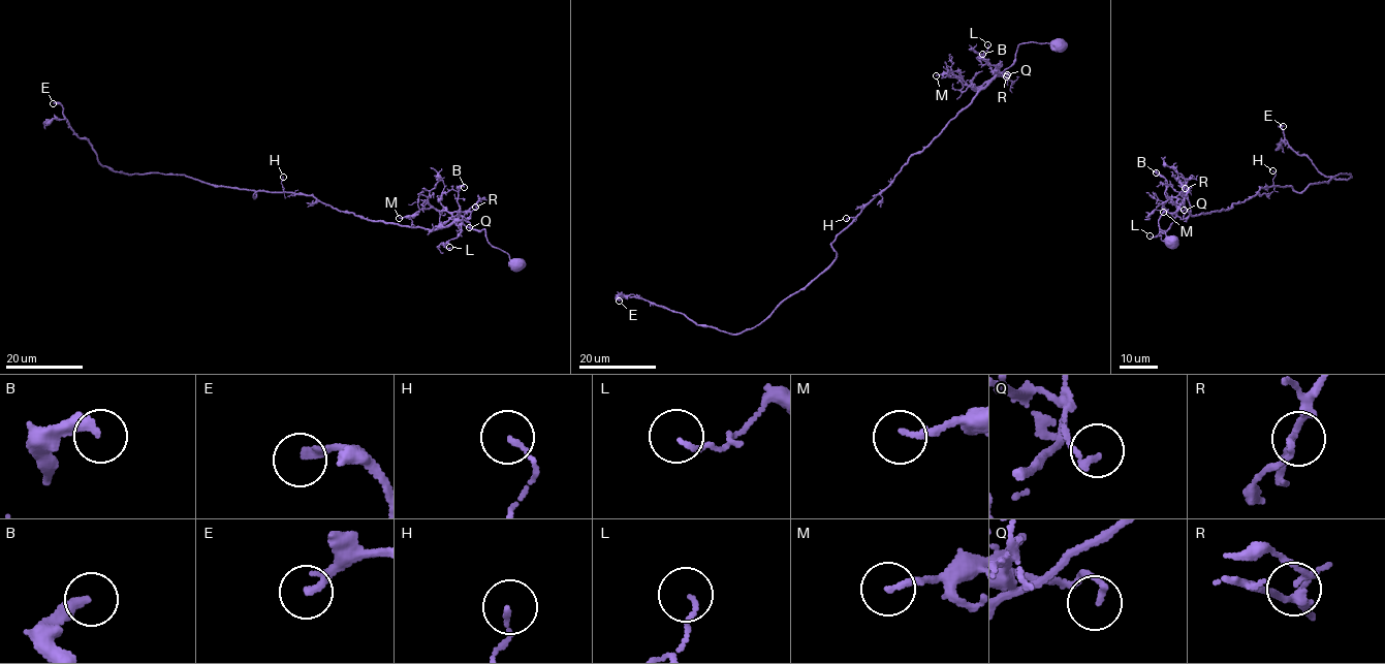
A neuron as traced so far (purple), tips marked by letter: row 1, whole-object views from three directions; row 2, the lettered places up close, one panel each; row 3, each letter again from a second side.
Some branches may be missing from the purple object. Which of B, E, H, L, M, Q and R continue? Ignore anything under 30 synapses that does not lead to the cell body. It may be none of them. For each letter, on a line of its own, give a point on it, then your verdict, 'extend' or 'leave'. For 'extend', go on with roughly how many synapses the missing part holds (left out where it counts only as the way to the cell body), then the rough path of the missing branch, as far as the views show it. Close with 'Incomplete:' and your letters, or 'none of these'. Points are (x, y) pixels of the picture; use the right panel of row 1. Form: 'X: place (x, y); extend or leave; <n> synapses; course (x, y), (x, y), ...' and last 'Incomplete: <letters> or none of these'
B: place (1156, 172); leave
E: place (1283, 126); extend; 45 synapses; course (1283, 126), (1282, 139)
H: place (1272, 170); leave
L: place (1150, 235); leave
M: place (1163, 212); leave
Q: place (1184, 210); leave
R: place (1185, 188); leave
Incomplete: E

